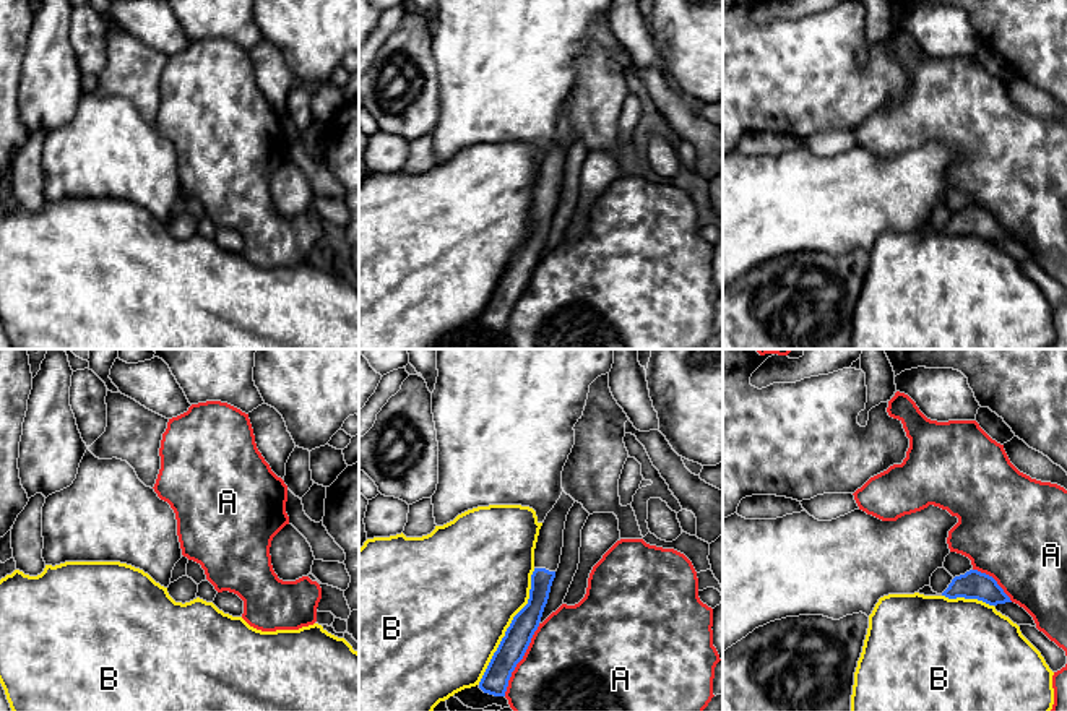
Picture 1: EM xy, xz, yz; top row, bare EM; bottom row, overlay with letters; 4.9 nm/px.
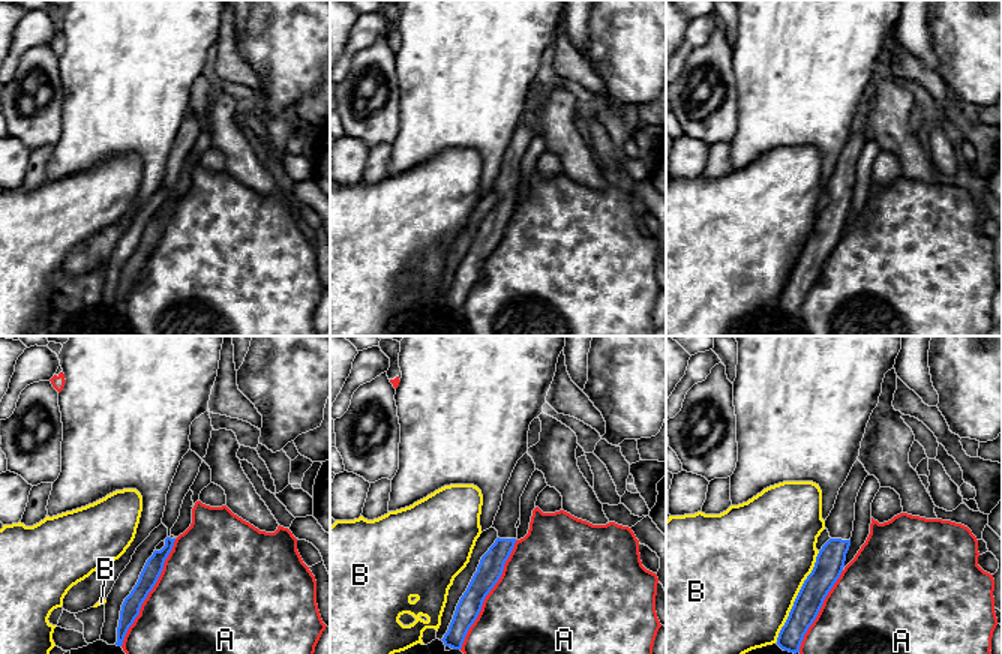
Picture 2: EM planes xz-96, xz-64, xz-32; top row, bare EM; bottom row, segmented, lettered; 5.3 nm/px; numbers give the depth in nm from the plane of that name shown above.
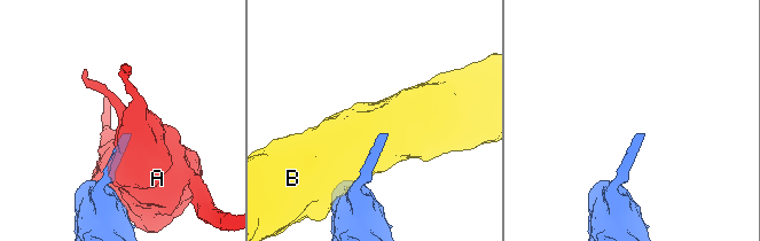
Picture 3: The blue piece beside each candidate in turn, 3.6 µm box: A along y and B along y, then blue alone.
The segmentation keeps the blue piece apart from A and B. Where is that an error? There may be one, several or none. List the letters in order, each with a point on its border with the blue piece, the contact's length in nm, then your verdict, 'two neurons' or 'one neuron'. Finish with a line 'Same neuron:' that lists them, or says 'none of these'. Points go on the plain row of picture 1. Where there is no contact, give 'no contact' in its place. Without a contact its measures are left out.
A: xz (522, 294) | 400 nm | two neurons
B: xz (509, 263) | 650 nm | two neurons
Same neuron: none of these

